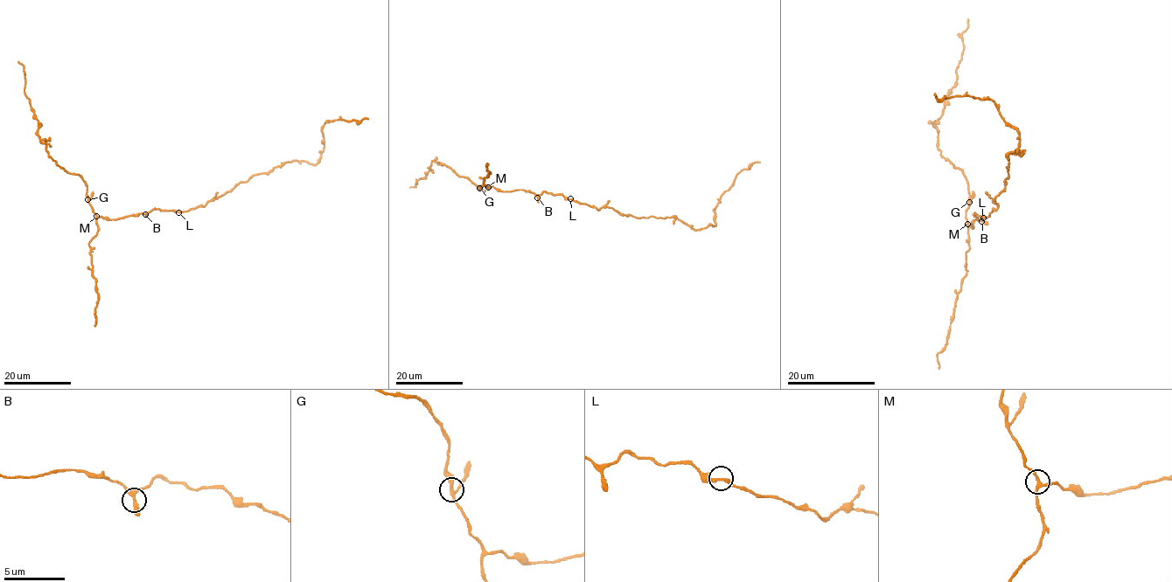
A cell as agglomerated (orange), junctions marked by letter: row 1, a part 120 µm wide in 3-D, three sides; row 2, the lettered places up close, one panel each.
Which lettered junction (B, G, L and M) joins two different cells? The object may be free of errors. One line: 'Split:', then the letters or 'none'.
Split: none

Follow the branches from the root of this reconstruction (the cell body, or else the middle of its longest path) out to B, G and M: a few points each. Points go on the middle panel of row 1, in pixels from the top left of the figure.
B: (565, 197), (545, 191), (537, 197)
G: (565, 197), (545, 191), (537, 195), (520, 189), (501, 191), (491, 186), (480, 188)
M: (565, 197), (545, 191), (537, 195), (520, 189), (501, 191), (488, 187)

